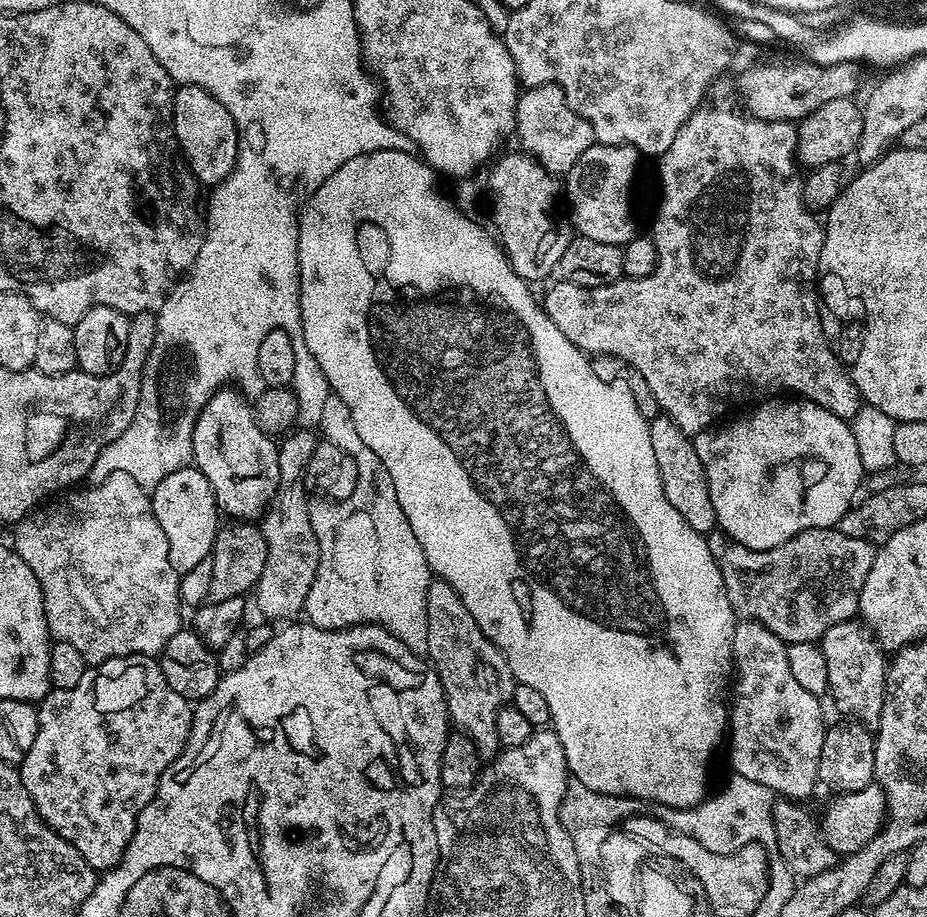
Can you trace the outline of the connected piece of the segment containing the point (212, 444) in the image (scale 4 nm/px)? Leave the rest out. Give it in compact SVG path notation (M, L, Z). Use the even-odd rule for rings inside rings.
M225 386L196 412L192 458L206 482L210 482L225 517L256 522L268 511L278 490L278 444L258 426L253 405L239 391Z

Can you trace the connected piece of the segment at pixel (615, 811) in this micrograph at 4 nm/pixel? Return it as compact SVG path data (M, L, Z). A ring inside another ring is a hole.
M569 779L568 789L560 803L560 821L566 834L570 834L570 842L574 842L574 850L578 854L580 863L580 882L585 889L595 888L597 893L605 893L605 883L602 881L606 875L603 872L603 849L606 836L610 834L612 824L616 824L620 813L631 806L632 800L629 796L598 794L590 790L590 786L582 786L582 782Z

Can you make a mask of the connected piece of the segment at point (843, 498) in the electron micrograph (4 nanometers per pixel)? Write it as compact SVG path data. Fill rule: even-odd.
M768 398L745 412L748 413L738 417L737 420L729 419L727 421L729 424L725 428L711 427L707 428L705 432L699 432L692 442L694 450L698 450L698 459L702 461L702 470L706 470L706 486L710 490L710 502L714 506L717 529L721 533L724 531L729 536L727 539L731 543L749 547L752 551L764 551L770 550L771 547L780 546L788 539L792 539L795 535L802 534L803 531L808 531L811 528L837 527L857 499L857 497L855 498L856 491L862 488L862 481L866 476L862 466L862 458L858 458L858 446L854 442L851 423L838 418L838 414L830 414L830 410L803 398Z

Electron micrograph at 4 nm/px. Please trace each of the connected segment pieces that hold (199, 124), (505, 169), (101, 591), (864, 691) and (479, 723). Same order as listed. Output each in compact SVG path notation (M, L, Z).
M197 84L177 87L172 97L172 125L188 169L201 185L215 186L232 173L240 149L240 138L236 134L234 118L230 118L230 110L226 110L218 98Z
M505 151L491 165L486 192L490 197L490 212L492 208L492 220L496 223L494 232L500 247L514 271L524 280L535 282L546 279L559 269L562 253L573 238L574 225L562 207L562 188L557 177L527 152L515 151Z
M127 473L107 474L100 484L92 484L91 487L88 487L89 489L83 488L65 491L59 498L45 503L30 513L14 528L16 553L20 555L22 562L26 562L26 566L30 566L30 570L34 570L34 578L38 578L38 582L42 586L49 637L53 641L70 642L70 646L74 646L78 650L78 654L82 654L82 658L86 658L86 662L90 666L100 664L103 660L109 660L115 656L155 657L163 652L166 642L170 642L170 638L174 638L174 634L181 631L182 605L180 602L181 573L176 572L170 562L170 546L166 542L166 534L162 531L162 526L158 526L158 518L152 509L151 495L142 488L140 483L134 482Z
M856 618L831 626L818 643L822 654L826 654L830 700L836 703L837 710L842 714L841 717L854 720L869 730L879 728L886 690L884 681L886 653L880 643Z
M433 579L428 588L428 598L426 600L426 612L428 614L428 655L433 668L435 668L438 678L444 687L444 697L448 707L449 721L459 731L468 736L470 742L474 744L481 757L492 758L501 751L500 739L498 738L498 714L504 708L509 707L512 695L516 689L516 681L512 678L512 671L498 646L474 622L474 617L466 606L462 606L462 598L444 580Z

